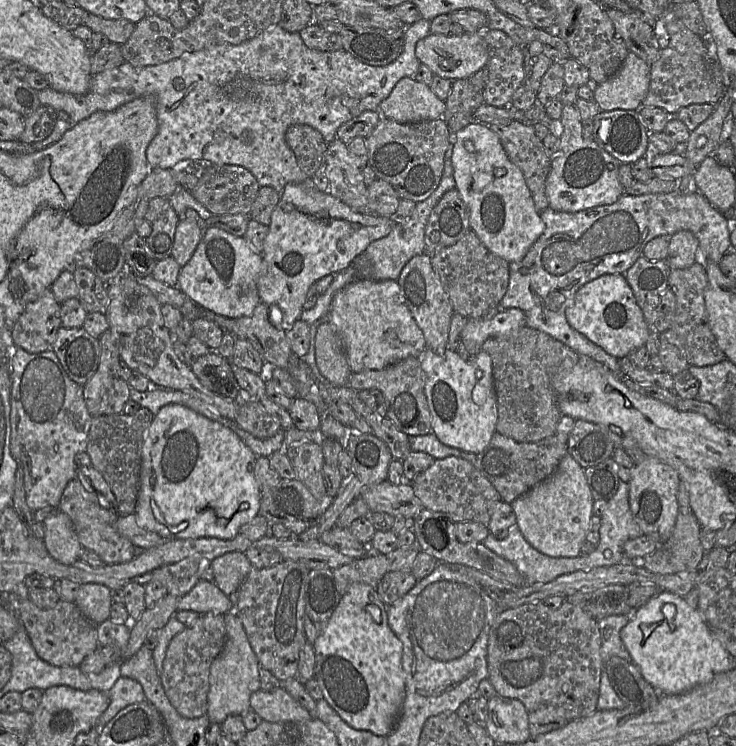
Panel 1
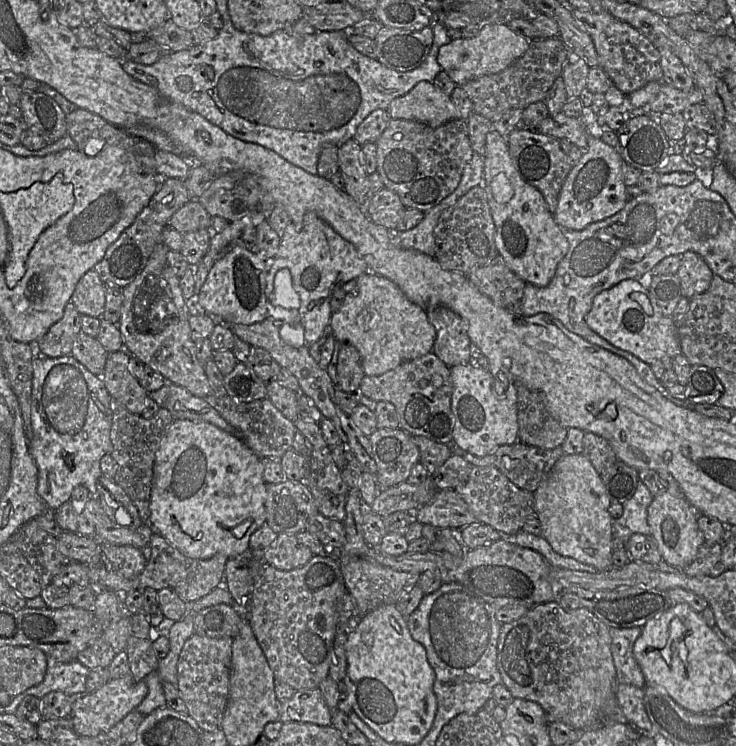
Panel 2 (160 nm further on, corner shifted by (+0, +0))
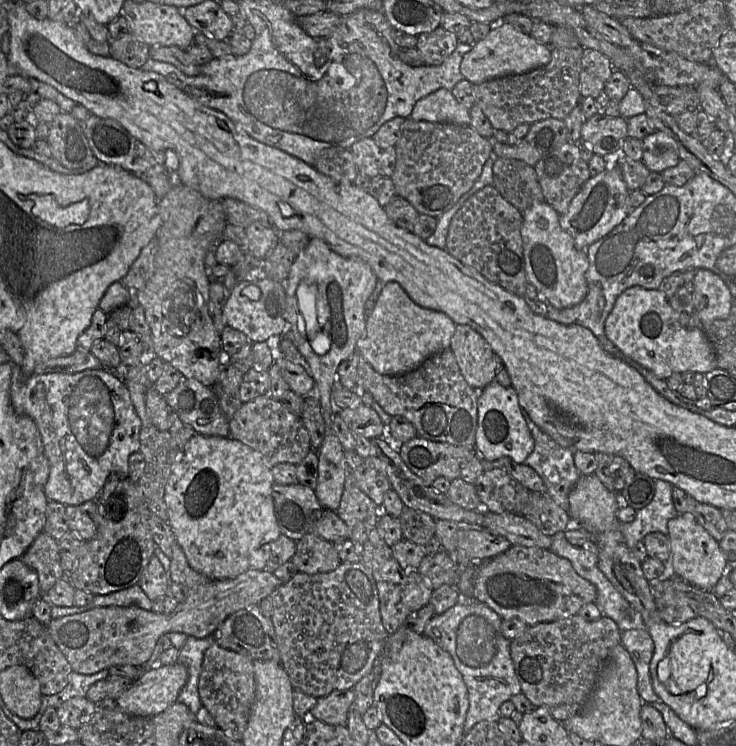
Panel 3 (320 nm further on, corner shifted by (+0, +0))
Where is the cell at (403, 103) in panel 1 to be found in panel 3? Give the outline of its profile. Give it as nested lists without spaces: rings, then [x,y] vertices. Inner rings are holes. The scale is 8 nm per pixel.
[[[441,88],[418,100],[409,118],[417,121],[469,126],[469,109],[460,104],[450,90]]]

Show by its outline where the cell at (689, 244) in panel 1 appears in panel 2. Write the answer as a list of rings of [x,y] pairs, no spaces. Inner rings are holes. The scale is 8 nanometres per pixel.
[[[686,251],[681,255],[676,275],[680,280],[683,296],[691,299],[708,290],[714,273],[699,254]]]

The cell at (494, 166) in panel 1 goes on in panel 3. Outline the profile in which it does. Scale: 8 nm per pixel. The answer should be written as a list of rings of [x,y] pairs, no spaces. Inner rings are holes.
[[[546,201],[535,203],[523,212],[521,236],[523,241],[524,266],[528,281],[536,288],[539,297],[556,308],[569,308],[579,304],[587,295],[586,272],[589,266],[584,250],[579,250],[573,237],[560,223],[560,214]]]

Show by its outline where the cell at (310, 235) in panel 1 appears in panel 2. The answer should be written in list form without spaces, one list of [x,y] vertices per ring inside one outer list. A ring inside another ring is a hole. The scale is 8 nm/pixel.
[[[307,213],[301,224],[290,222],[280,237],[275,257],[268,262],[265,293],[267,299],[285,309],[298,310],[305,318],[300,323],[307,347],[329,329],[330,298],[339,285],[369,272],[356,248],[314,213]]]

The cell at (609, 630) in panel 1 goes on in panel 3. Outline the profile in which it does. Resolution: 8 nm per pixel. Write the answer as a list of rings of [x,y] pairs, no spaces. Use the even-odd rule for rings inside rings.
[[[645,628],[621,630],[620,644],[635,664],[637,689],[642,701],[645,704],[661,701],[653,689],[650,675],[650,661],[654,652],[654,642],[650,634]]]

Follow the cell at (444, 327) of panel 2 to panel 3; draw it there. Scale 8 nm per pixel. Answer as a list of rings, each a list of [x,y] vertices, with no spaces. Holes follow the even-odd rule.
[[[456,324],[449,348],[470,386],[482,390],[495,381],[497,355],[484,337],[472,327]]]

